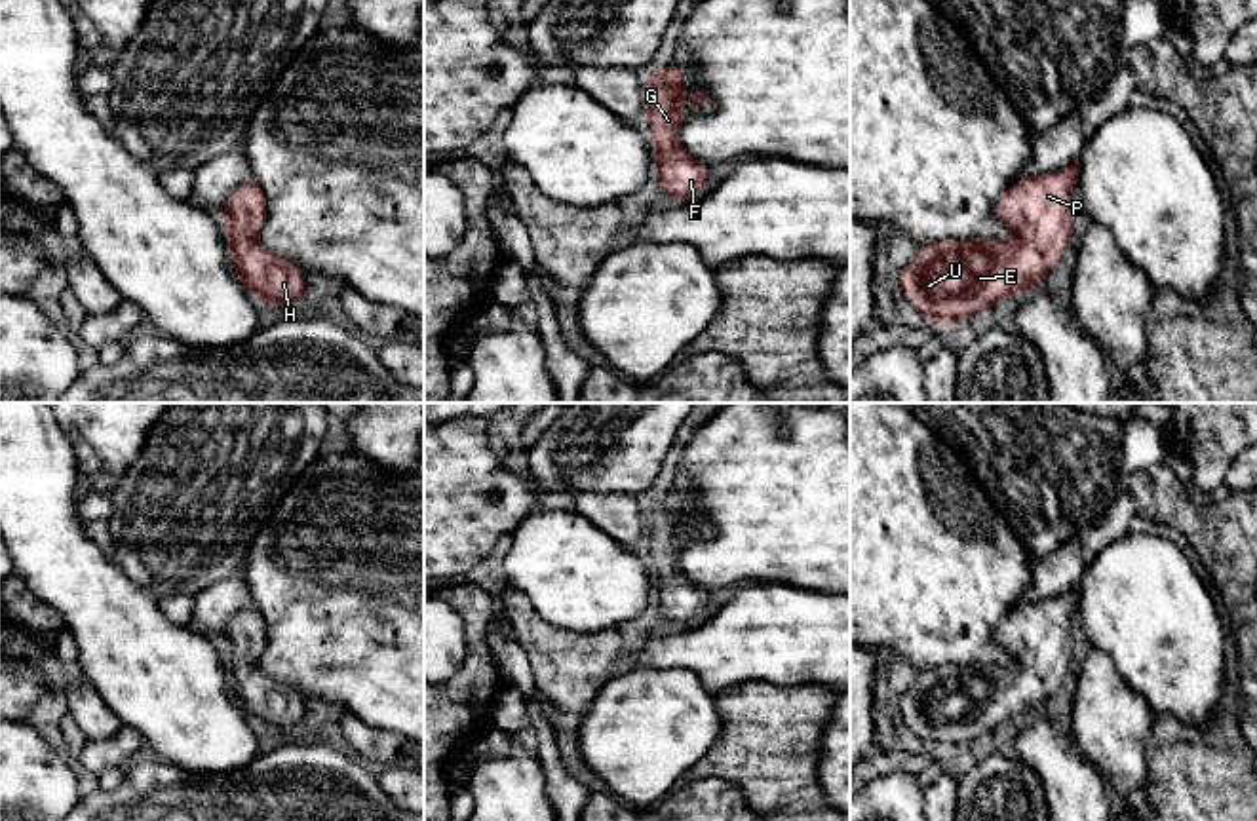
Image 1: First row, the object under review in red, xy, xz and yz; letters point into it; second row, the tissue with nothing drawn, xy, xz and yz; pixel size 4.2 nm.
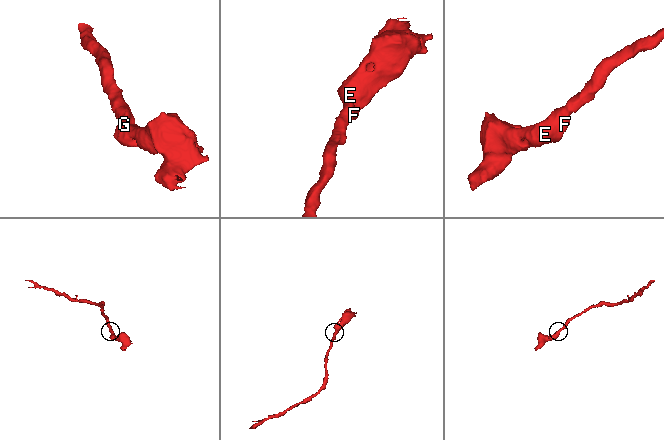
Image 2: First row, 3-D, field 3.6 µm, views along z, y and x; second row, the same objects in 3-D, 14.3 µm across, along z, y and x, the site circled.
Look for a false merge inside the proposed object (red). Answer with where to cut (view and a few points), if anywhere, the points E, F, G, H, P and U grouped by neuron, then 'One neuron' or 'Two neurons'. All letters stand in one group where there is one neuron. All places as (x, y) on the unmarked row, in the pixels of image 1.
No split. Groups: E F G H P U. One neuron

